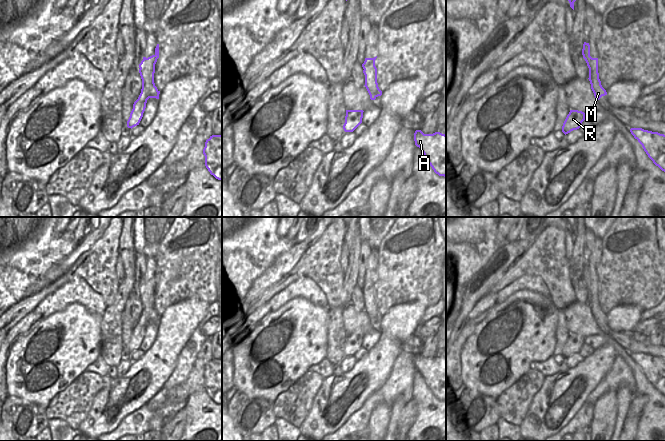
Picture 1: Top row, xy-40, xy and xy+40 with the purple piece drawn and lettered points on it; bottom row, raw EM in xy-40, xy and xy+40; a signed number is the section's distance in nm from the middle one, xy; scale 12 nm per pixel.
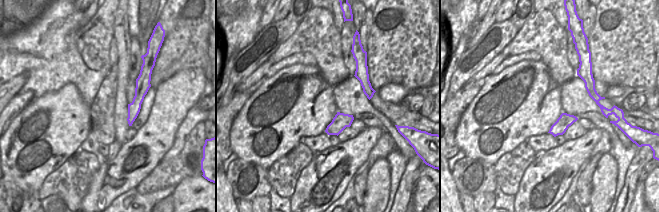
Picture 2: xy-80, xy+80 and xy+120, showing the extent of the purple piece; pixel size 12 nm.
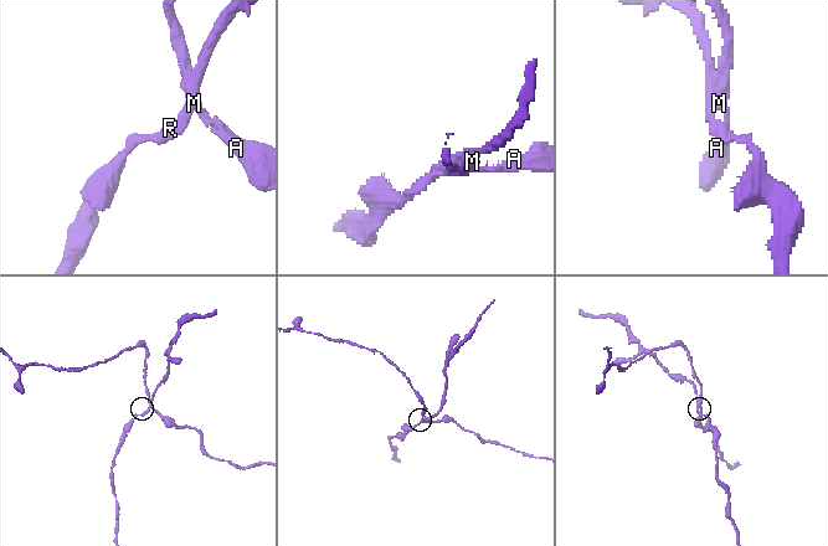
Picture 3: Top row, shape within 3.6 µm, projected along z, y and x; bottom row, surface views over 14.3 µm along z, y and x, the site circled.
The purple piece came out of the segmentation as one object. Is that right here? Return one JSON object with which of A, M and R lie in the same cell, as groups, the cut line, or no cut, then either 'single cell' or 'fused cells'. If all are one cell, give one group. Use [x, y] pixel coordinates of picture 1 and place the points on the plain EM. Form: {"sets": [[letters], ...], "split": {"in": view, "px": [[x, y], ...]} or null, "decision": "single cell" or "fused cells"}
{"sets": [["A"], ["M", "R"]], "split": {"in": "xy+40", "px": [[591, 281], [594, 292]]}, "decision": "fused cells"}

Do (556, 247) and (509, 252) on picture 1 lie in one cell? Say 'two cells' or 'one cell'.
two cells

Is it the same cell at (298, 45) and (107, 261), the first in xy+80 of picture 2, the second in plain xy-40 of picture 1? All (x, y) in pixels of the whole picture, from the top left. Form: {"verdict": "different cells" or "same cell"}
{"verdict": "same cell"}

